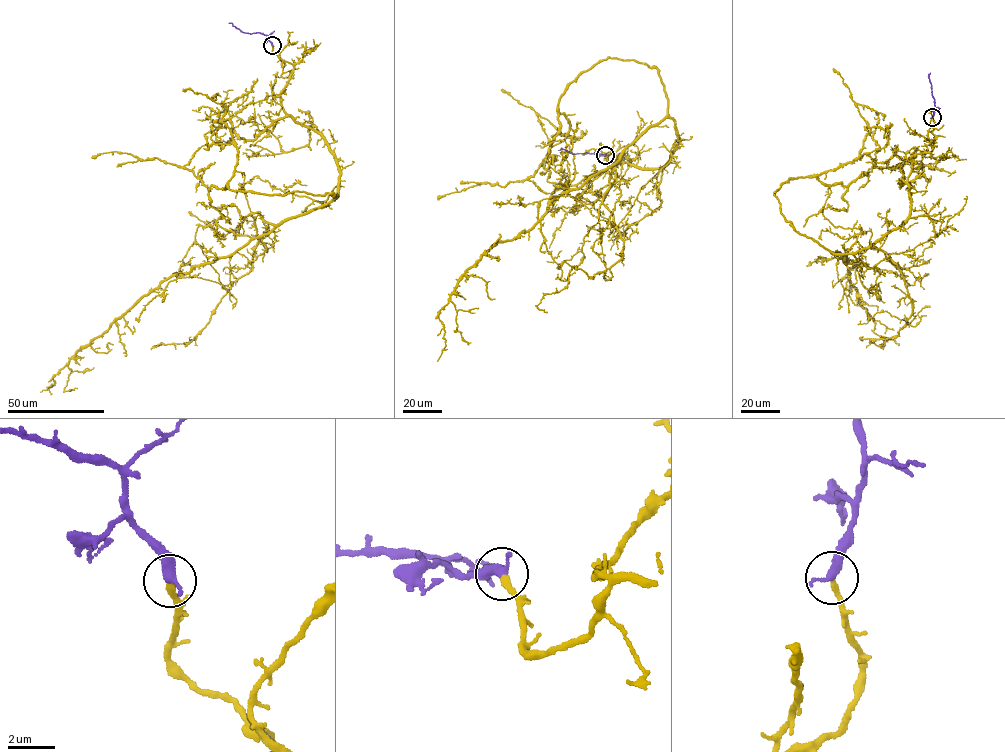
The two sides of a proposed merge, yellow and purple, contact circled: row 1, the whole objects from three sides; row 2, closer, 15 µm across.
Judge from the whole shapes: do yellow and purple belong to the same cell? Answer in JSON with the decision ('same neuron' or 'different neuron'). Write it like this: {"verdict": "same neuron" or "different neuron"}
{"verdict": "same neuron"}

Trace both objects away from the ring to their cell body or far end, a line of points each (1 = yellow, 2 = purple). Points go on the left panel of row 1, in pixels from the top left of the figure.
1: (272, 45), (293, 67), (281, 106), (328, 145), (339, 193), (229, 255), (169, 277), (40, 392)
2: (272, 45), (267, 35), (243, 32), (228, 23)

